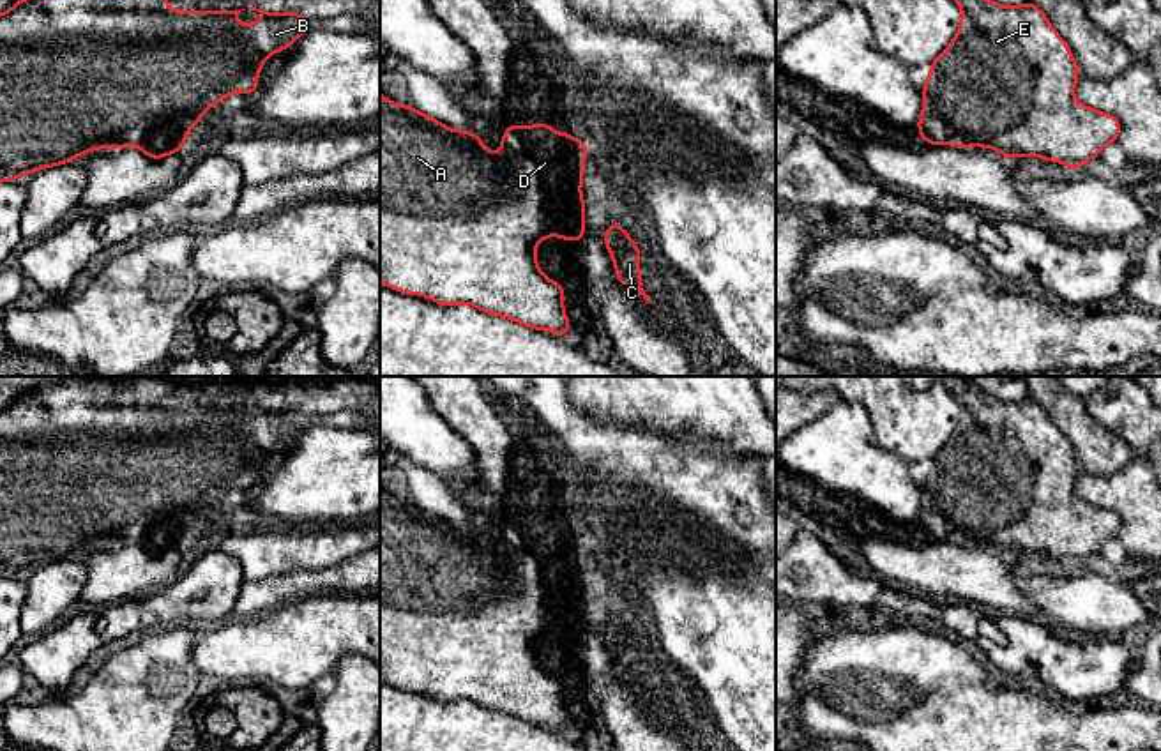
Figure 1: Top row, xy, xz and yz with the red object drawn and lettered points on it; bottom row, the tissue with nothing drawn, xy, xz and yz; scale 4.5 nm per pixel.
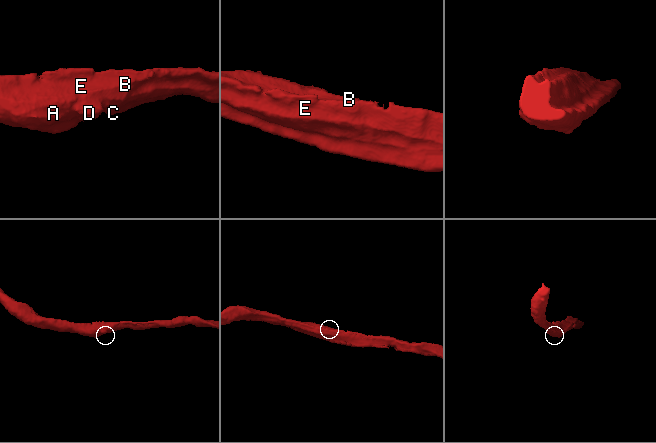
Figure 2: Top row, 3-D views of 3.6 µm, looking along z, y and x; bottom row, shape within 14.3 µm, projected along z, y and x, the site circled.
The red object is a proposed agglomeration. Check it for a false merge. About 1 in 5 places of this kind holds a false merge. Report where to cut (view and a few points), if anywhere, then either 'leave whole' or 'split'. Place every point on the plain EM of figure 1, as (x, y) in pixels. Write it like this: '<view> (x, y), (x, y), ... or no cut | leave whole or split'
xy (202, 509), (149, 511), (117, 532), (96, 536), (85, 546) | split

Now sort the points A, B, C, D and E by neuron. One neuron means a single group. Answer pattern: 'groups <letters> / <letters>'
groups A B C E / D

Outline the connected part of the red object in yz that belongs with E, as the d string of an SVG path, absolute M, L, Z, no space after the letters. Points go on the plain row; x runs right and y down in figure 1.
M961 376L945 382L963 410L949 442L930 458L921 489L935 500L951 527L979 542L1021 548L1071 565L1080 565L1117 537L1120 516L1074 495L1080 474L1076 456L1037 401L1030 396L1000 401Z

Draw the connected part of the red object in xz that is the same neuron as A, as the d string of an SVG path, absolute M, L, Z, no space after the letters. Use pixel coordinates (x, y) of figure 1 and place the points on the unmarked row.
M380 488L380 679L442 702L468 700L534 726L550 724L557 733L571 726L564 707L564 680L548 675L535 643L548 634L553 618L541 587L530 585L511 558L488 546L470 525L456 527L422 507L396 500Z

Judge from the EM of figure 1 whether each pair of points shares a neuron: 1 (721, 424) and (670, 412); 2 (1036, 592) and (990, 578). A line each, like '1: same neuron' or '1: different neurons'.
1: same neuron
2: different neurons

